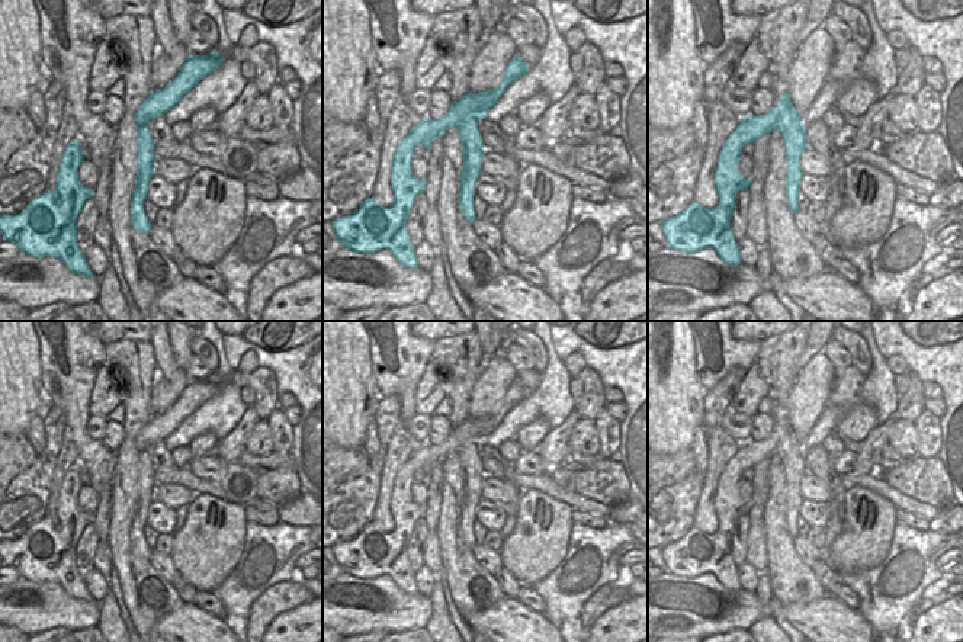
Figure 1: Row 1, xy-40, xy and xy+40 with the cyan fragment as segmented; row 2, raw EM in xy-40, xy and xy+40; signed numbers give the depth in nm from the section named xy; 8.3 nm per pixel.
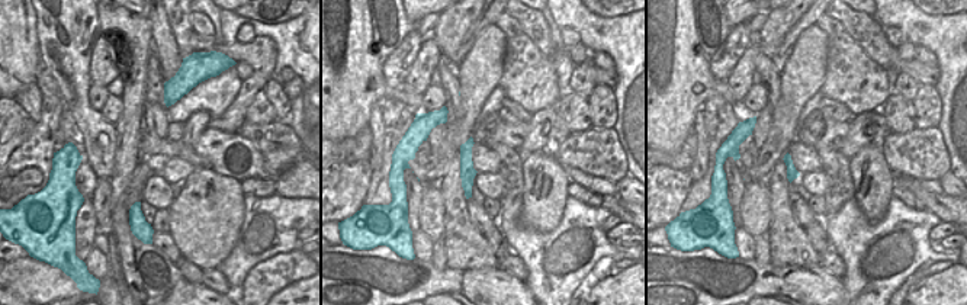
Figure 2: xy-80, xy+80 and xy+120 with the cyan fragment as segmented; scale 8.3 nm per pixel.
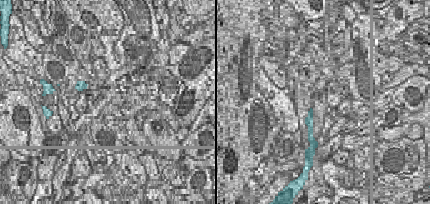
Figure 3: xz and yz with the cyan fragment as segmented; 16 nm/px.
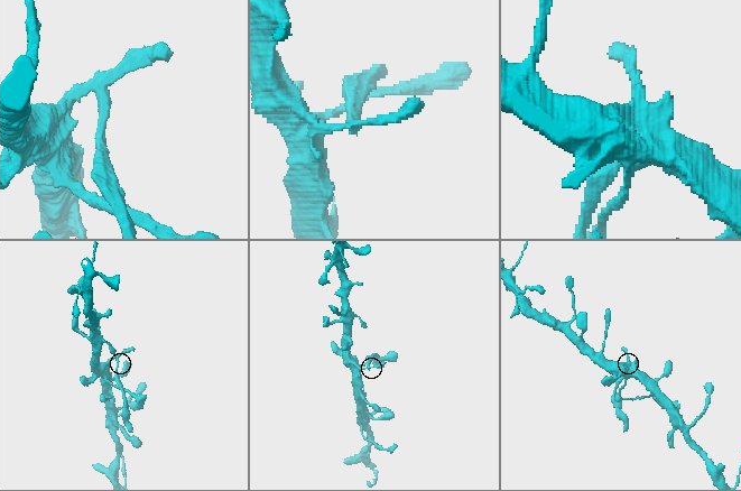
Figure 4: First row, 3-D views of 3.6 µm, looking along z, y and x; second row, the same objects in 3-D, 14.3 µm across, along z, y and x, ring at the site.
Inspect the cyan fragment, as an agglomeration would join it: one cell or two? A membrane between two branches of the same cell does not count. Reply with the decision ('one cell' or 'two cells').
two cells

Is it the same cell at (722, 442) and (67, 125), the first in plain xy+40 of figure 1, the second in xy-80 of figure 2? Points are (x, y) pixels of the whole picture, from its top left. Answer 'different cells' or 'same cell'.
same cell

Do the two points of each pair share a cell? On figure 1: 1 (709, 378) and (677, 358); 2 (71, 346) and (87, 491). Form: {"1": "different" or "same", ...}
{"1": "different", "2": "different"}

